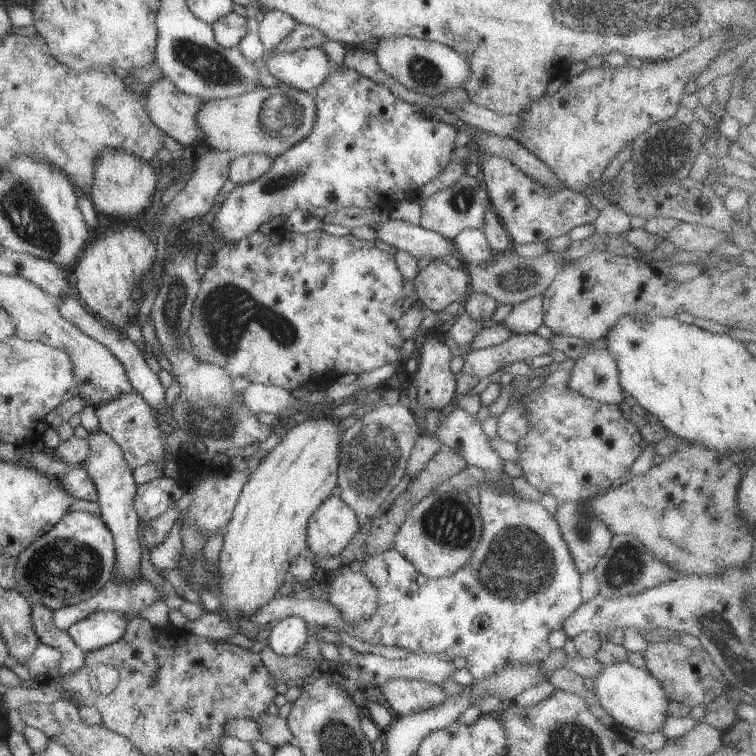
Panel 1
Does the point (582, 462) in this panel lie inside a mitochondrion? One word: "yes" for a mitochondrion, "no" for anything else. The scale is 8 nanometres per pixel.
no

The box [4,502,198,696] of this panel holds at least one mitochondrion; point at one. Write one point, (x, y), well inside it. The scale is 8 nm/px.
(63, 567)

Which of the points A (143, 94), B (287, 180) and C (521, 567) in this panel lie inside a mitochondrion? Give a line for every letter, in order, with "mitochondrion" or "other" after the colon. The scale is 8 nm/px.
A: other
B: mitochondrion
C: mitochondrion

